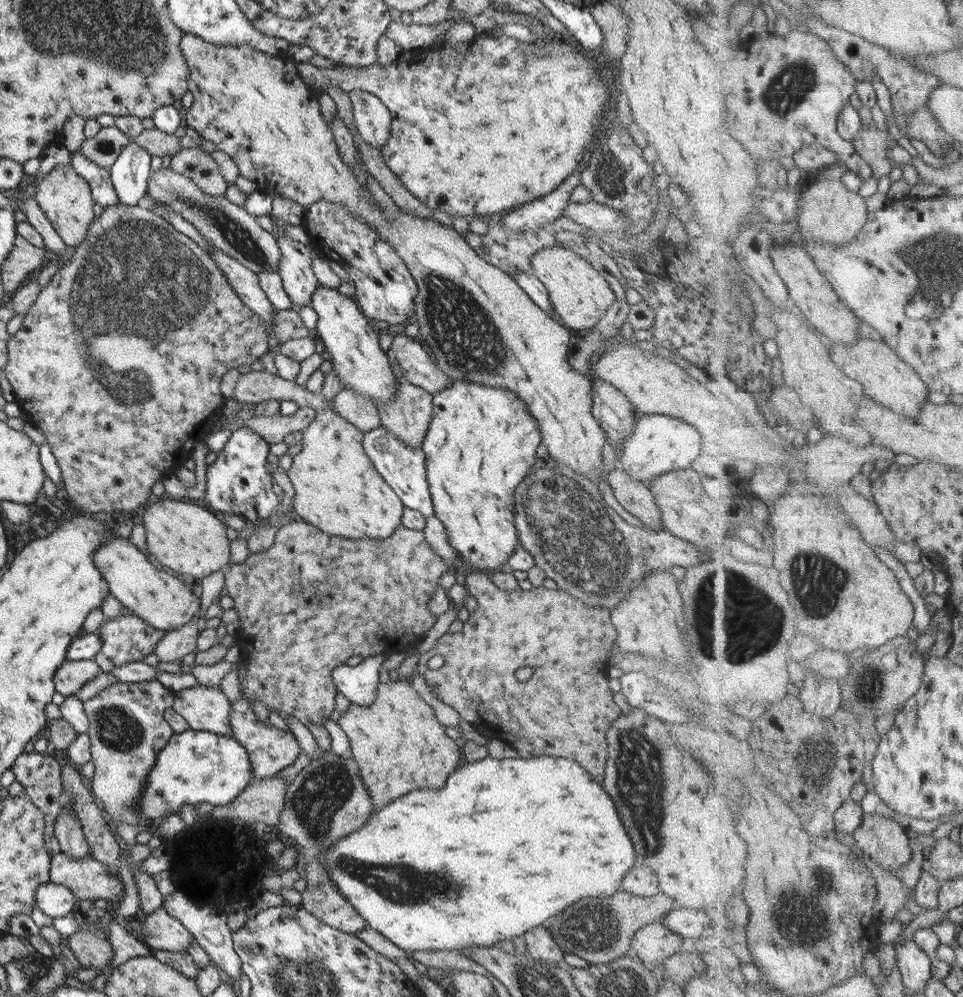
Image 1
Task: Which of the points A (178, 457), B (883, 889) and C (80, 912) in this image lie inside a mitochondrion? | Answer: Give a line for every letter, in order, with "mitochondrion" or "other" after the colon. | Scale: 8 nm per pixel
A: other
B: other
C: other

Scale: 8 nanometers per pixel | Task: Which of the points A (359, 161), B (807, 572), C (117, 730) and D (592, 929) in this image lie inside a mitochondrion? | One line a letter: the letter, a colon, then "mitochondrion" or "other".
A: other
B: mitochondrion
C: mitochondrion
D: mitochondrion

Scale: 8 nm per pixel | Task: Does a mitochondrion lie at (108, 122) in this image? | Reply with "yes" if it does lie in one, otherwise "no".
no

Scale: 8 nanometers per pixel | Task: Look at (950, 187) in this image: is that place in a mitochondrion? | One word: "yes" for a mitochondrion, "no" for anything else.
no

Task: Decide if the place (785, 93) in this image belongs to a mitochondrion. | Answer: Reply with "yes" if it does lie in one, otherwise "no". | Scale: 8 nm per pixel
yes

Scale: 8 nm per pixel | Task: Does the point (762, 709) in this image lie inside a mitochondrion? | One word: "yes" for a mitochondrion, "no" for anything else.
no

